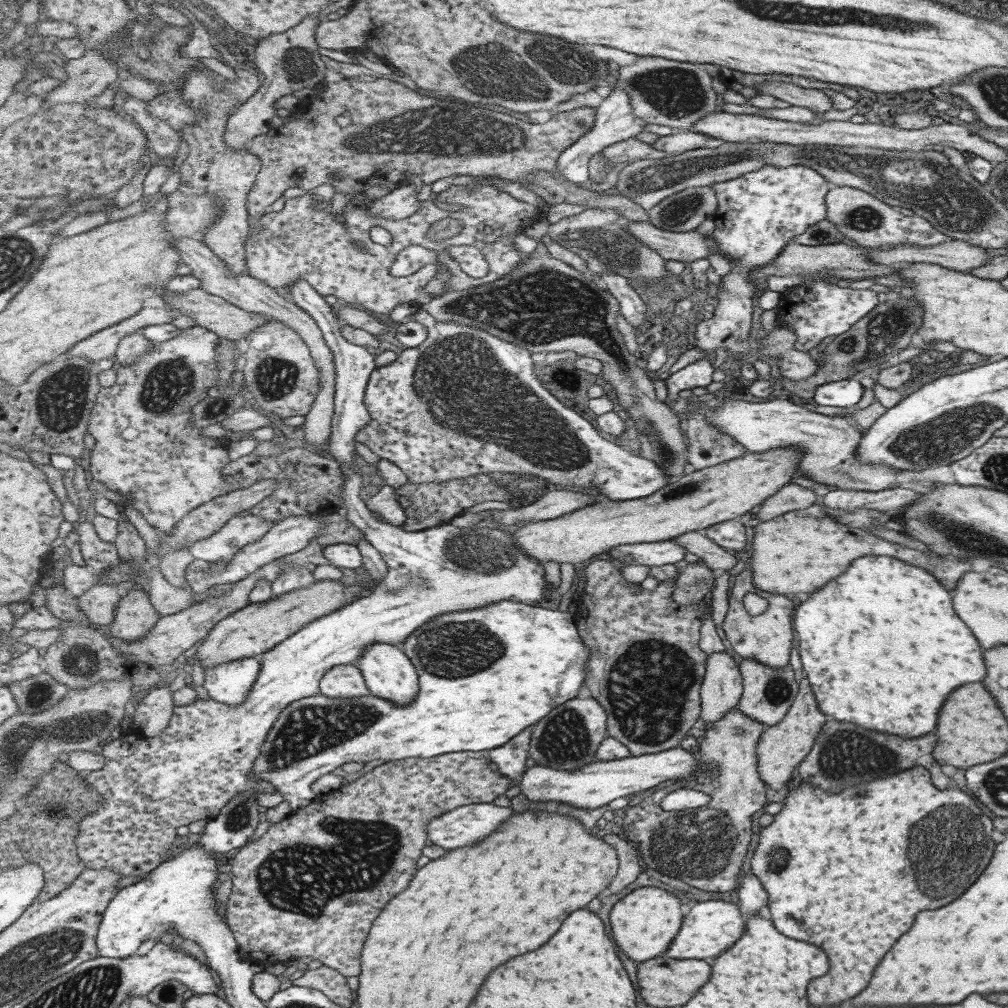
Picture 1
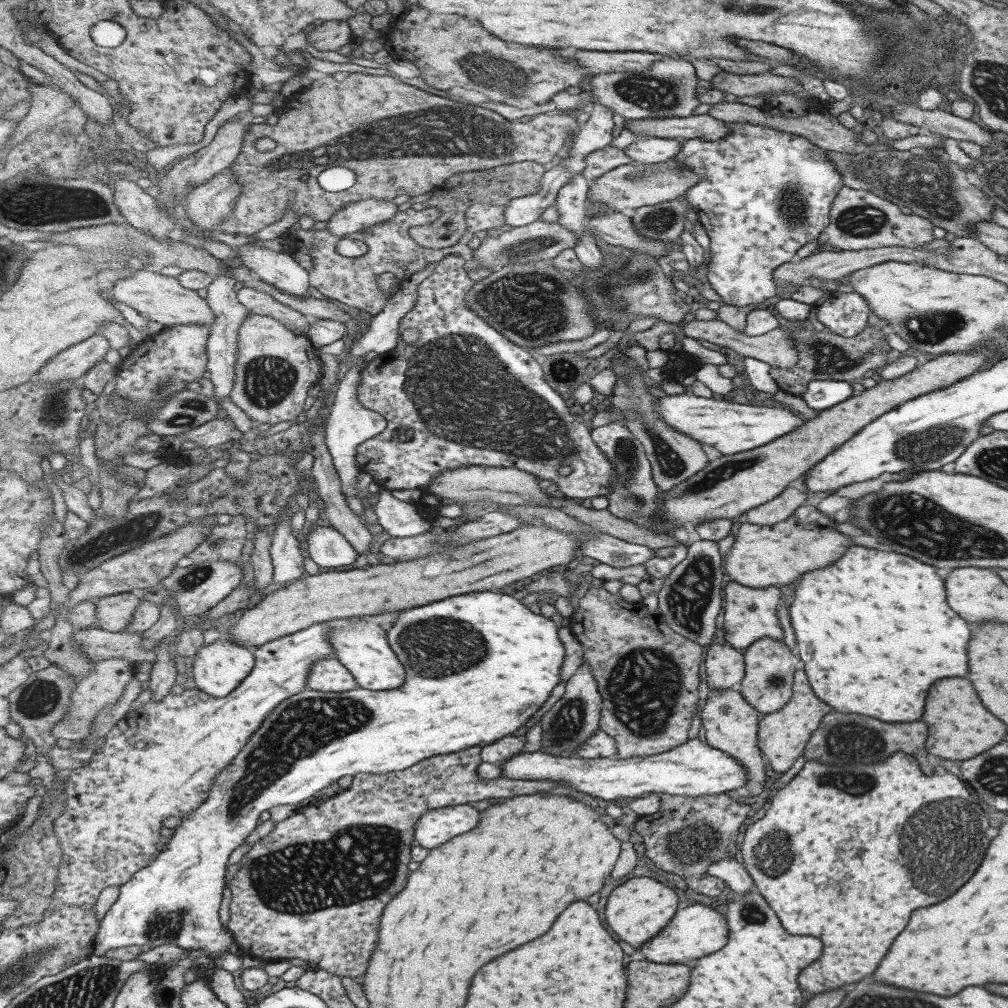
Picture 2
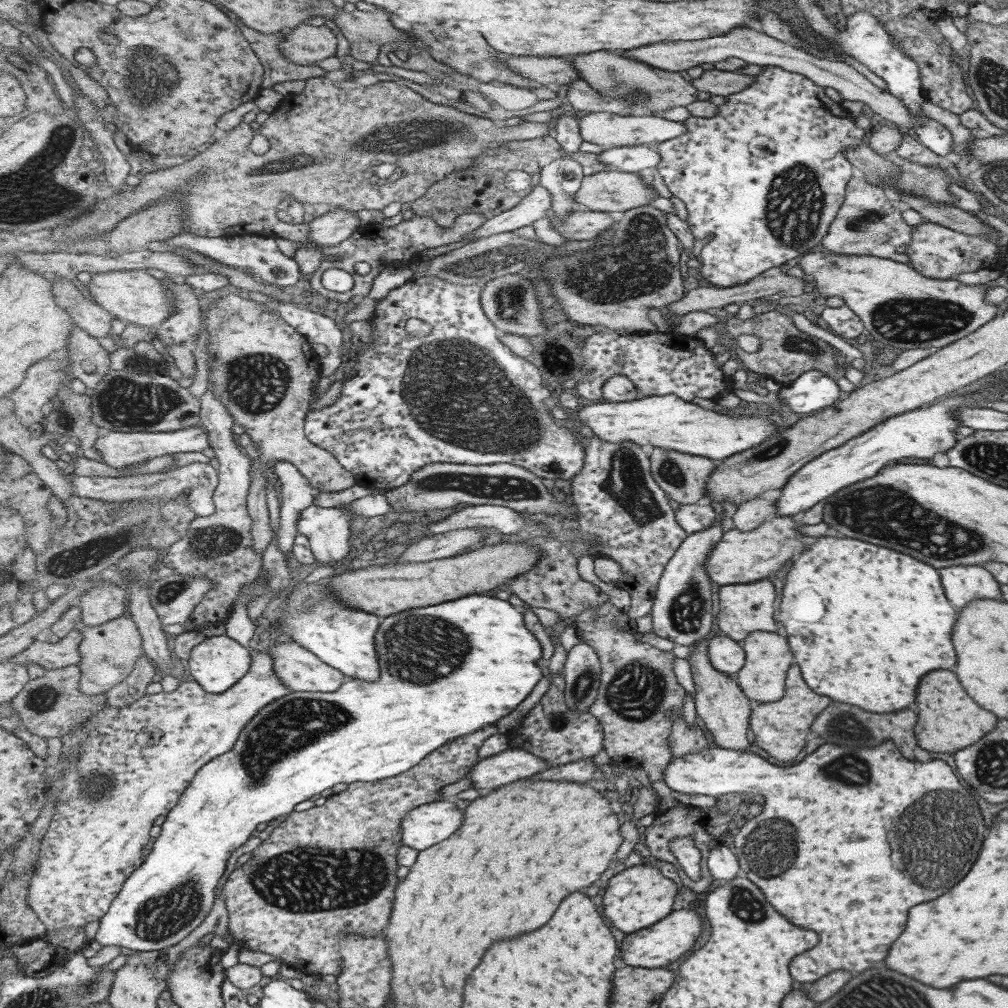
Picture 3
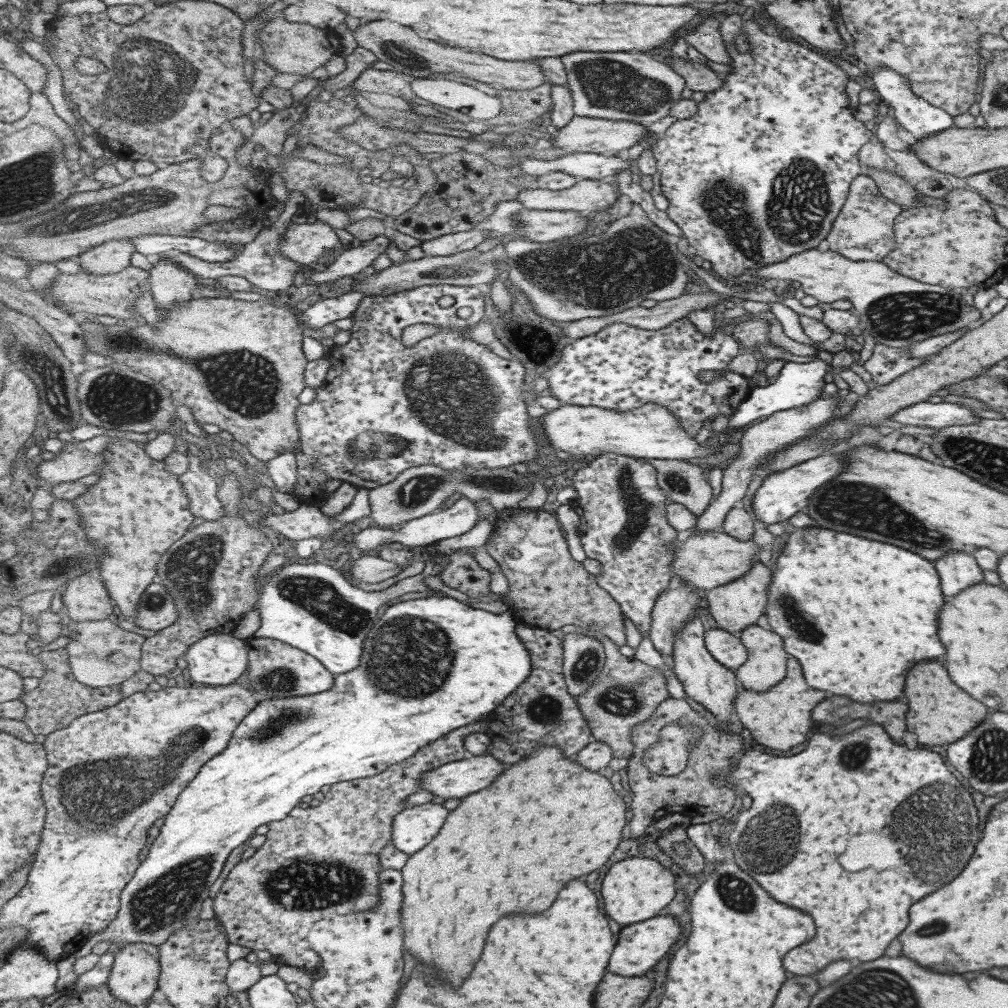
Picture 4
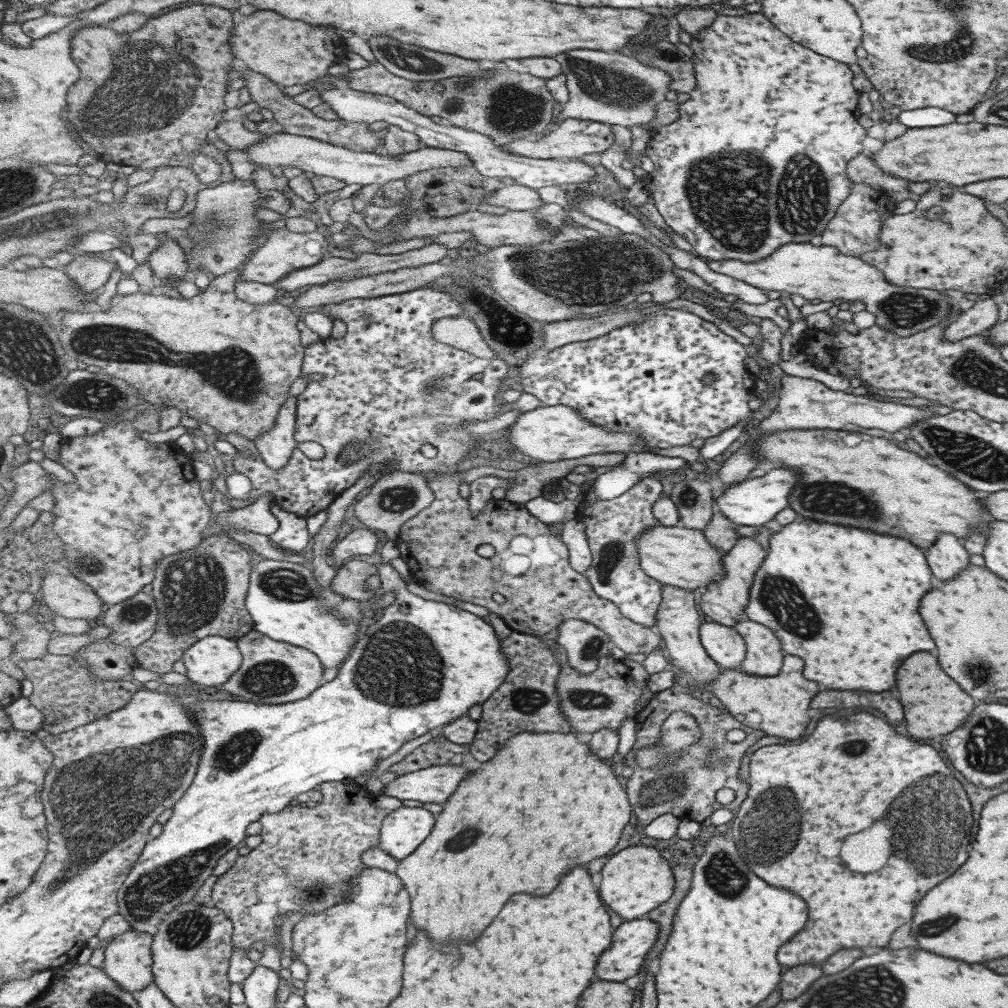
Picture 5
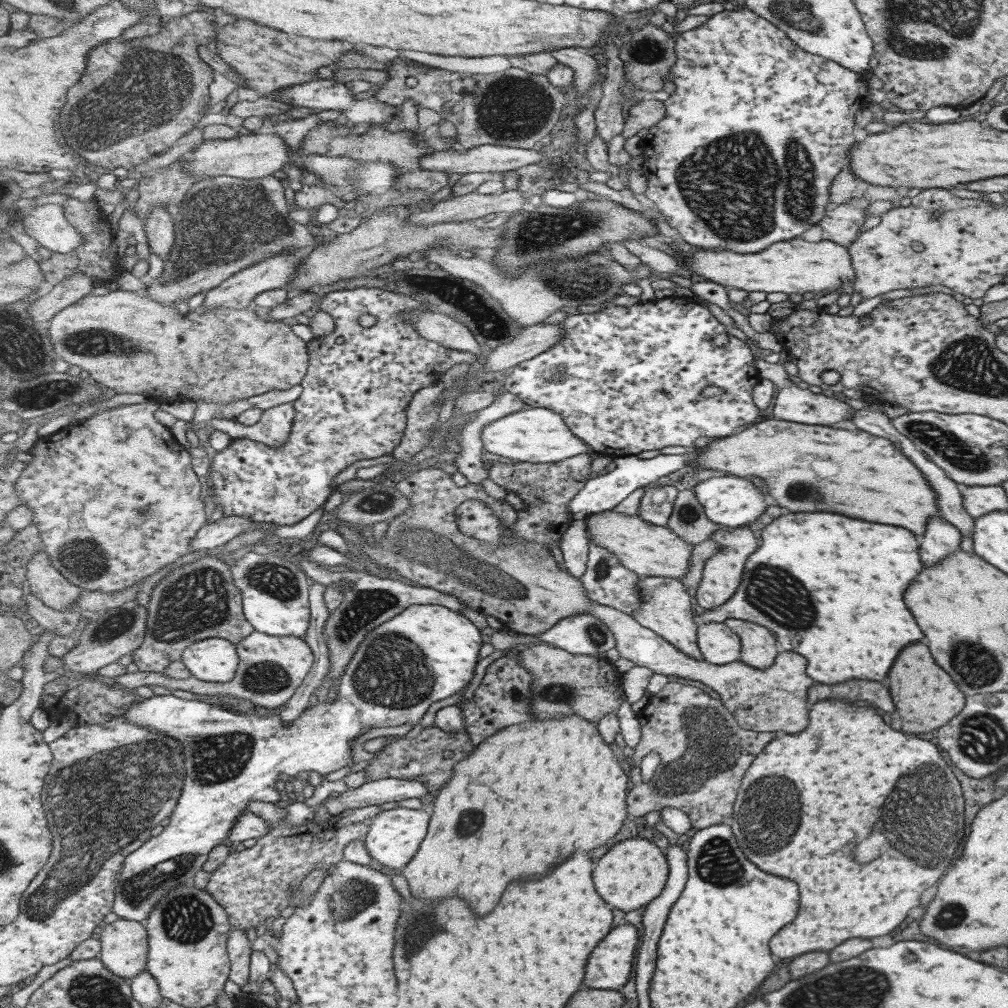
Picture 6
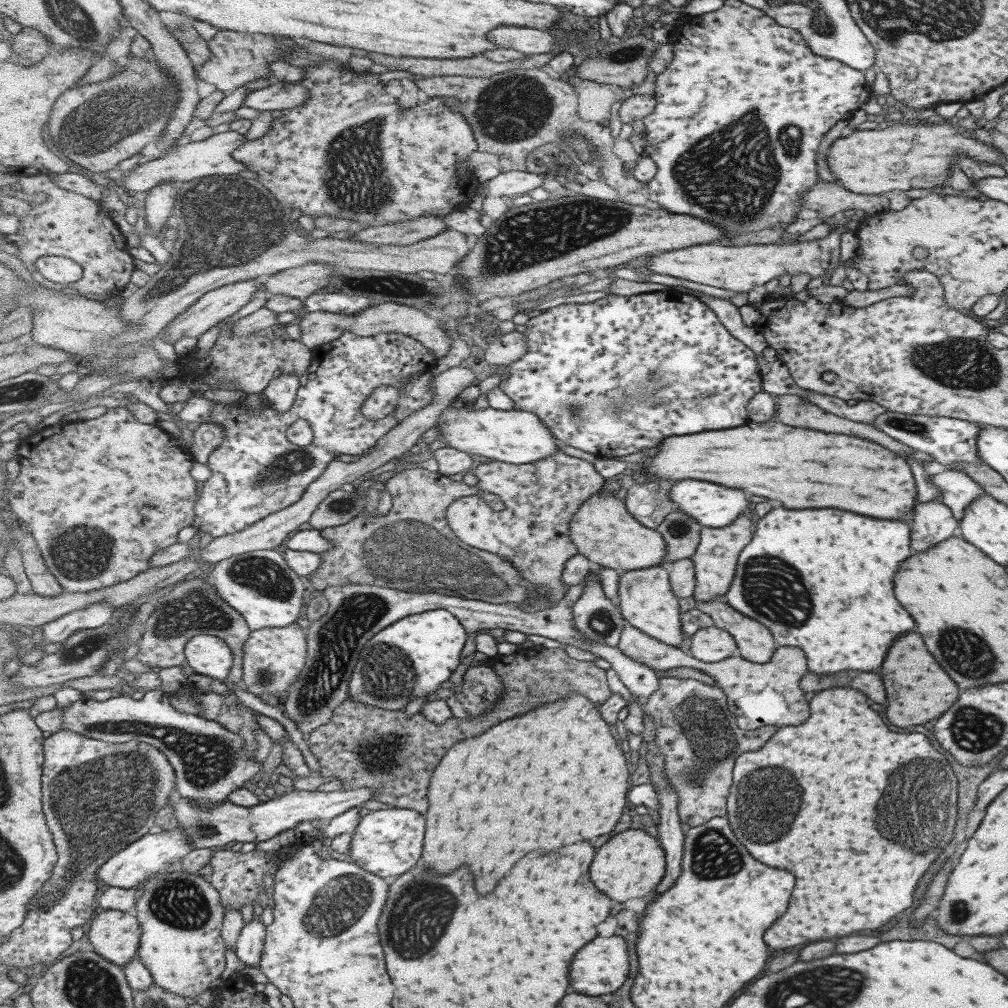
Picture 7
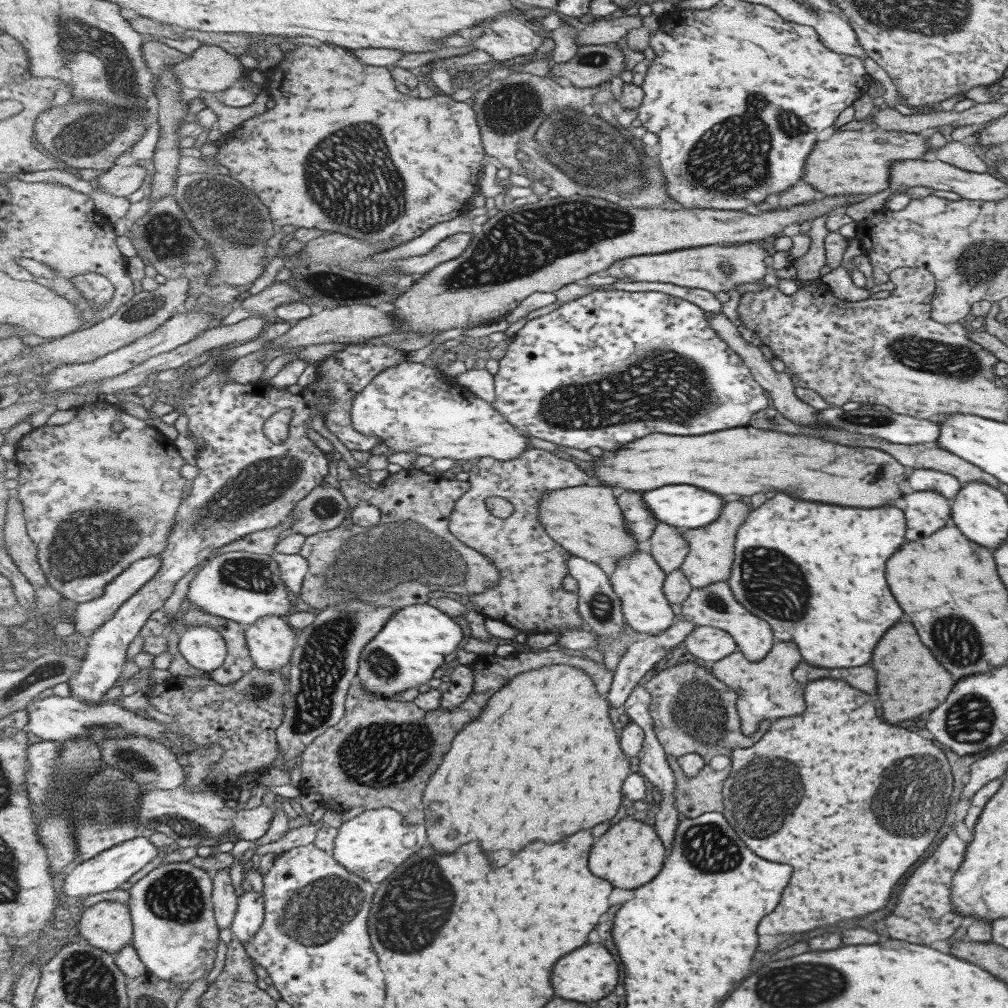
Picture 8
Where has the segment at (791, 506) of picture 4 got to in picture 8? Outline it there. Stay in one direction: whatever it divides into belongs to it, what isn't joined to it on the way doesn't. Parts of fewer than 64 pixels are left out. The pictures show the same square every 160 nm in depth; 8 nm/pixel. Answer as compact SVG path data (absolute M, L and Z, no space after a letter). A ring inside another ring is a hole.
M671 484L671 486L646 491L645 499L660 523L667 523L683 530L705 527L707 524L714 523L725 506L721 496L707 492L703 488L697 488L693 484Z

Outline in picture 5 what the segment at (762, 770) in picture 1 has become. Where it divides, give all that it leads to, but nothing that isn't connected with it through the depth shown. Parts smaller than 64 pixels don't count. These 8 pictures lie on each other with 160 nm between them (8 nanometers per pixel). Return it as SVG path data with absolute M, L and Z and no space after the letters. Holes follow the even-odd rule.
M785 656L775 676L748 675L740 668L721 669L721 674L711 684L707 684L707 689L740 724L765 735L795 741L807 728L807 708L810 708L811 696L819 692L819 686L815 682L801 676L801 666L803 662L797 656Z

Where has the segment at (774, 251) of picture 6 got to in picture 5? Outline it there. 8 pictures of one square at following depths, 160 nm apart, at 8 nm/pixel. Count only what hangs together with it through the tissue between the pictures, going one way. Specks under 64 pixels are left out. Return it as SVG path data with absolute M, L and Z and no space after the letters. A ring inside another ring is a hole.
M810 242L783 244L773 254L755 264L735 259L706 260L712 272L733 278L751 287L778 290L782 294L797 294L806 302L813 299L832 302L844 299L847 302L862 302L866 312L875 318L874 325L894 335L904 337L943 322L949 312L960 313L958 302L940 291L913 289L891 285L883 279L878 269L853 256L843 256L833 246L812 246Z

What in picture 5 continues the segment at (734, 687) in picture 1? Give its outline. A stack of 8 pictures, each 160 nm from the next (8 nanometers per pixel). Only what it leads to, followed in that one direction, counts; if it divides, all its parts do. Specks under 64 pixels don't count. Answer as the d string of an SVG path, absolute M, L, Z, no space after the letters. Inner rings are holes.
M704 622L700 628L703 648L721 669L739 668L745 656L746 646L740 634L733 627Z

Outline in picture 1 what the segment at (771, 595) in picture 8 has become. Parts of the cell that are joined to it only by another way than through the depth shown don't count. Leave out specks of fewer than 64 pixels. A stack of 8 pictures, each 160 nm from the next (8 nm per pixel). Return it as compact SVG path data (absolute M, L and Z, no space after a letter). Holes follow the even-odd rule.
M861 556L859 560L851 562L839 578L829 580L823 584L823 588L815 590L805 602L801 602L793 611L793 629L797 634L797 652L802 664L803 676L809 683L811 692L814 694L818 709L829 716L833 716L839 722L855 722L863 728L877 730L877 732L889 732L889 734L899 734L903 738L917 738L935 728L935 718L937 710L943 704L945 696L967 682L979 682L985 676L983 660L981 660L981 650L977 646L977 640L971 636L969 628L961 622L961 619L951 608L951 592L925 569L907 564L902 560L895 560L887 556Z

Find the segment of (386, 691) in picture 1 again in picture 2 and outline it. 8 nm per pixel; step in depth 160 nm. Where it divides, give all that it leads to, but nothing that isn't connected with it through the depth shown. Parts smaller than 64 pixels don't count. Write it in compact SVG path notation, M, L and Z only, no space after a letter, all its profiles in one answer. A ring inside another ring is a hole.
M369 619L340 620L337 622L337 631L332 630L331 633L330 644L336 650L336 658L350 669L361 687L389 691L406 683L406 665L391 648L388 631L381 624Z

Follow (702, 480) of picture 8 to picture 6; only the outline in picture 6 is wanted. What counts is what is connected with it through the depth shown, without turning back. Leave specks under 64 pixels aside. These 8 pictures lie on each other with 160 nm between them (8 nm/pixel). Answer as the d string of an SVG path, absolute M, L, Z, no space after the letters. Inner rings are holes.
M781 419L760 420L744 428L735 436L702 442L694 456L694 466L703 470L719 470L726 474L747 478L761 478L767 494L791 512L835 512L867 522L891 524L907 528L913 534L923 534L923 526L931 518L941 518L936 507L936 496L921 471L886 438L869 434L854 427L837 429L832 426L808 425ZM795 484L803 488L795 494Z

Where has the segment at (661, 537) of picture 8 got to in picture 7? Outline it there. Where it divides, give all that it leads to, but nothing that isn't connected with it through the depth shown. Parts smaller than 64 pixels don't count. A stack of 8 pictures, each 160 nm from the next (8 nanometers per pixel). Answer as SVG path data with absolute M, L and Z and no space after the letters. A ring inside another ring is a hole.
M676 509L659 525L658 531L665 536L667 547L665 565L670 567L673 562L690 558L695 554L699 542L699 531L703 526L689 517L682 510Z

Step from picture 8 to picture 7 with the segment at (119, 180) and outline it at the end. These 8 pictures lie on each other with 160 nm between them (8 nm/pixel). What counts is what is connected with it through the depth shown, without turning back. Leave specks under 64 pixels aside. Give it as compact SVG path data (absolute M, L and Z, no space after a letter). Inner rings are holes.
M224 130L223 133L211 135L207 140L201 142L184 142L177 146L176 150L161 155L158 159L153 159L150 162L141 161L124 178L124 186L128 191L147 193L165 181L184 183L206 176L249 174L248 166L232 157L233 152L247 141L249 140L245 138L244 134Z

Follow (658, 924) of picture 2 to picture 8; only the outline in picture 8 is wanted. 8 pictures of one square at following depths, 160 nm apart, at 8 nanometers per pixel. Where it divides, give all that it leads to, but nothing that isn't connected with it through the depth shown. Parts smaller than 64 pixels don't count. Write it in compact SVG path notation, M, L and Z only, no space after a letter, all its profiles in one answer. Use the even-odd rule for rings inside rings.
M627 816L595 842L595 848L591 850L591 870L605 880L611 880L615 888L635 890L651 882L663 870L668 855L669 852L661 837L657 836L654 826Z

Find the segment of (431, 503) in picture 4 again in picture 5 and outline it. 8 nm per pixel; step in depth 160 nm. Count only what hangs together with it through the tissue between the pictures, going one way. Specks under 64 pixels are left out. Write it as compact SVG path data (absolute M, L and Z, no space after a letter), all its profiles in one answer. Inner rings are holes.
M391 471L384 474L355 504L355 516L369 529L375 529L387 534L397 541L401 525L409 522L414 516L424 511L434 501L434 492L428 485L428 477L419 473Z

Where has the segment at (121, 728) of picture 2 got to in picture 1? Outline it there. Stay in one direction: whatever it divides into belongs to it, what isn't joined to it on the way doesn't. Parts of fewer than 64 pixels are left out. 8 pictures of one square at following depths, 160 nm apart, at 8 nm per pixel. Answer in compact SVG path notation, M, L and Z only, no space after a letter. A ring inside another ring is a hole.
M298 280L290 292L293 302L307 311L317 322L329 348L333 351L337 372L336 407L329 451L340 464L346 478L346 483L342 486L342 497L348 510L348 521L361 529L366 539L382 554L388 564L387 576L379 582L380 588L376 592L310 622L297 634L290 636L270 651L264 652L260 656L261 674L244 703L230 705L211 698L207 700L198 698L187 706L176 705L175 716L171 718L169 728L165 728L165 732L161 732L155 738L141 736L131 725L126 732L123 732L121 740L110 739L106 742L101 749L107 757L107 764L101 770L83 773L85 781L103 797L98 811L90 812L90 815L83 820L77 838L79 857L83 858L87 869L111 869L122 876L144 876L151 871L156 871L164 862L163 856L169 852L173 844L173 834L179 826L189 826L197 820L216 817L231 799L243 792L279 792L279 789L275 789L271 783L259 781L251 775L254 774L254 762L263 754L267 736L270 735L282 712L295 701L321 693L321 680L333 667L356 664L362 658L363 651L373 647L375 643L389 643L395 646L399 642L403 644L415 631L443 613L480 609L487 604L502 602L502 600L531 604L543 598L547 600L553 598L553 594L547 591L545 570L541 562L523 552L516 544L513 534L498 530L496 526L494 528L479 526L479 529L473 530L471 527L463 529L447 524L419 532L409 532L390 523L379 522L373 516L367 504L359 496L363 486L361 473L351 469L353 462L359 462L355 450L356 436L372 423L365 397L375 369L373 354L365 347L349 342L341 334L340 327L344 323L337 317L336 308L329 306L323 295L317 293L307 280Z

